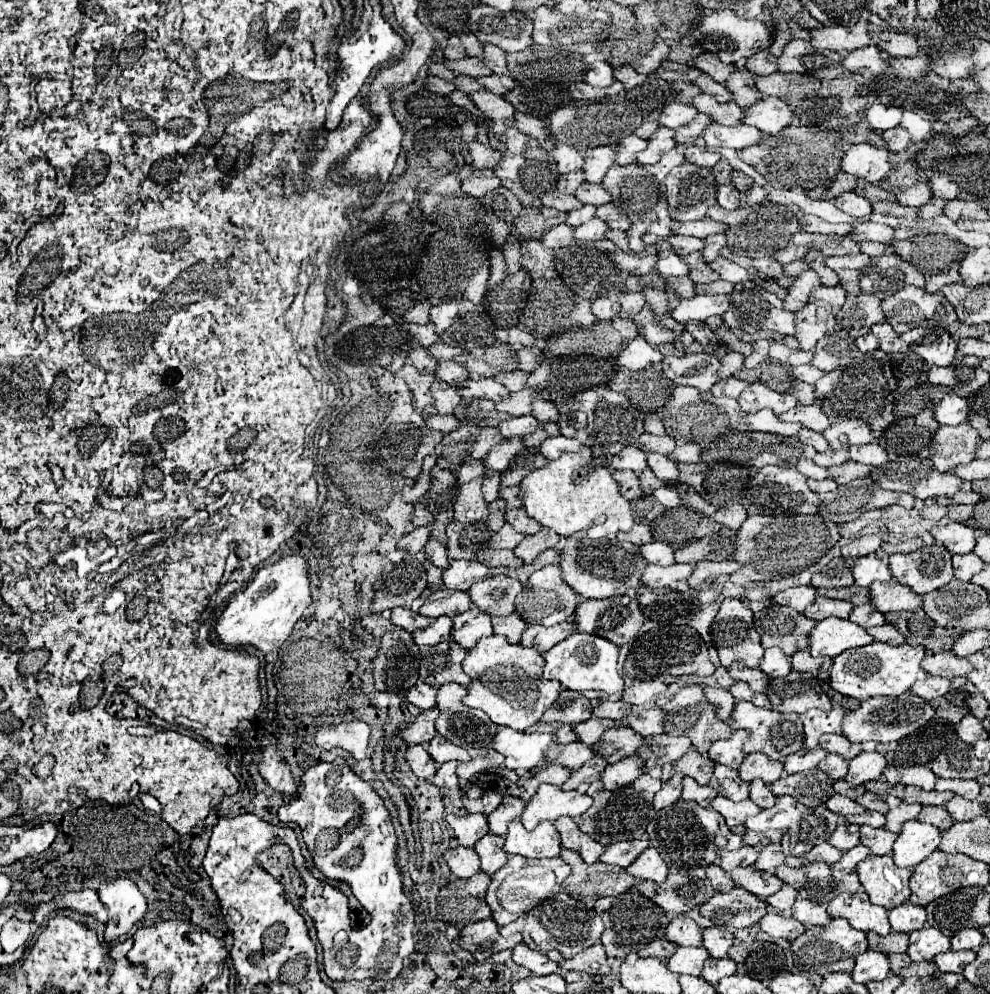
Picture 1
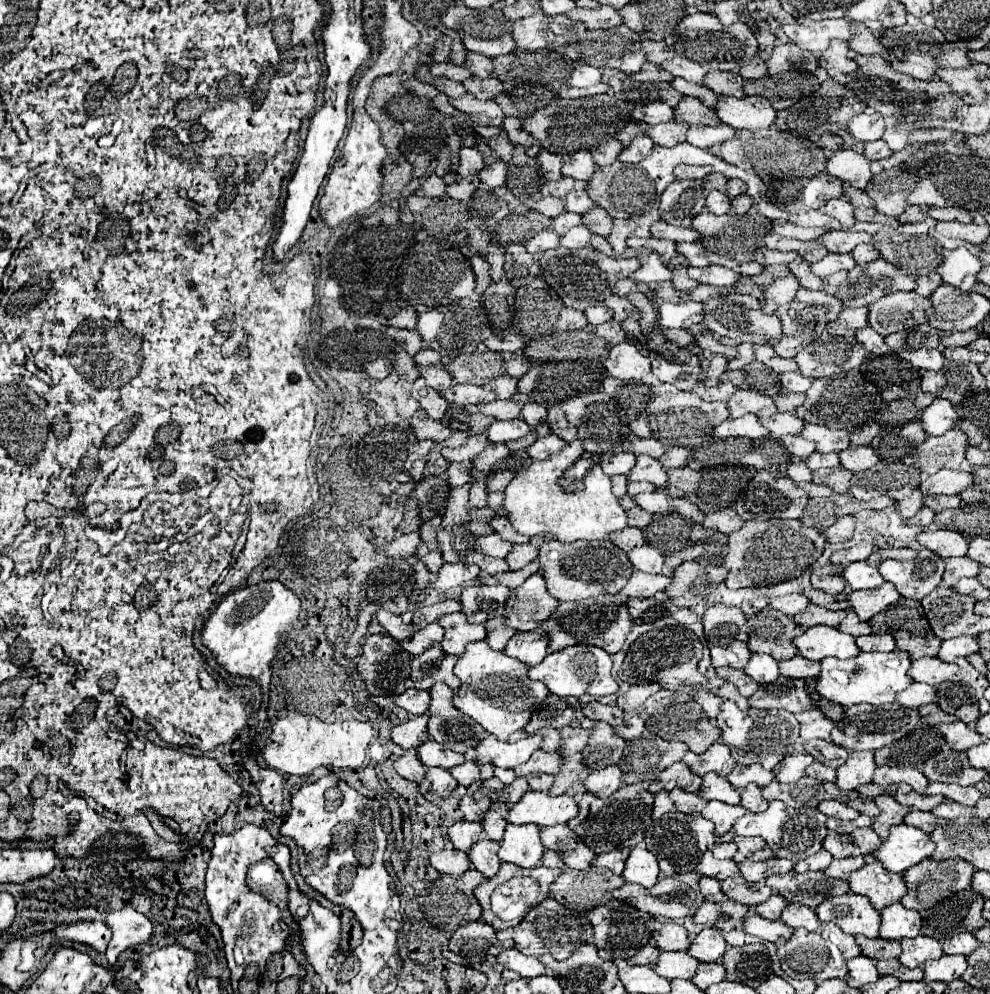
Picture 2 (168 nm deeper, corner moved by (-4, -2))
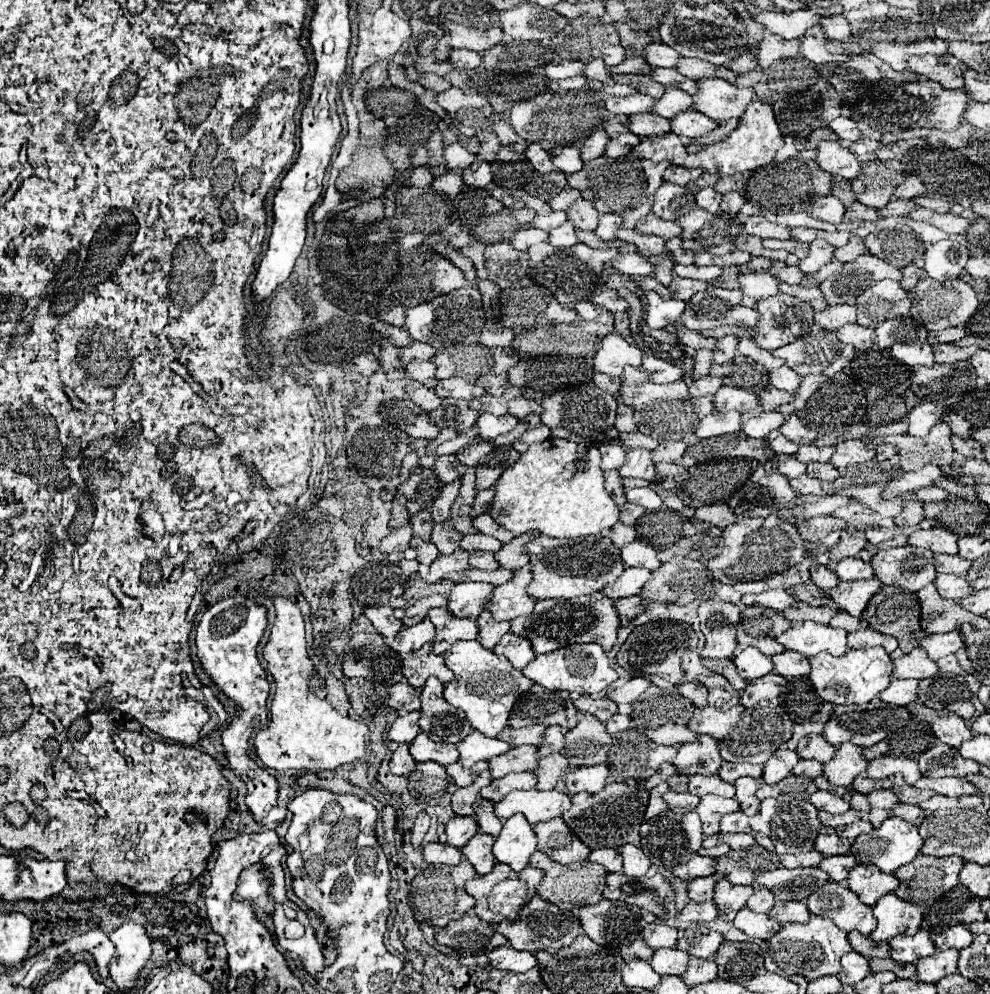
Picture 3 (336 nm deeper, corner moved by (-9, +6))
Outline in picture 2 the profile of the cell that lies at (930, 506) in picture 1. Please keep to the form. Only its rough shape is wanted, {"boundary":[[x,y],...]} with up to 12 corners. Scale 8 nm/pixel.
{"boundary":[[920,508],[908,524],[930,526],[934,520],[934,510]]}

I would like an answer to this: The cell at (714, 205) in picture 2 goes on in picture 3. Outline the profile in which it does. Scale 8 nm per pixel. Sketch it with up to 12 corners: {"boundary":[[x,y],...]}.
{"boundary":[[703,188],[695,194],[699,208],[711,214],[719,212],[723,194],[715,188]]}

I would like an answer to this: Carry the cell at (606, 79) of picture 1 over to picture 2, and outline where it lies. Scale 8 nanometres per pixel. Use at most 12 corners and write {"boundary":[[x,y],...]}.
{"boundary":[[578,66],[570,86],[594,86],[602,80],[598,68]]}

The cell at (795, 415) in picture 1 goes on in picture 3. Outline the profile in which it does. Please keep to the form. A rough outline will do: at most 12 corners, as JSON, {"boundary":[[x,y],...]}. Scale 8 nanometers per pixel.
{"boundary":[[753,410],[743,414],[749,438],[767,438],[787,418],[777,412]]}

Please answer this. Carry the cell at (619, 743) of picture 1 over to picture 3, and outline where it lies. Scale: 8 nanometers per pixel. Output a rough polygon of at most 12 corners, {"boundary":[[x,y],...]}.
{"boundary":[[593,714],[567,732],[573,766],[603,764],[613,736]]}

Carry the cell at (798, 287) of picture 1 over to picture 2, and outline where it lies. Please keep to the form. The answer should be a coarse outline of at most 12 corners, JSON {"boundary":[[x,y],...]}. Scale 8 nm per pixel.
{"boundary":[[792,274],[770,282],[764,312],[792,302],[800,284]]}

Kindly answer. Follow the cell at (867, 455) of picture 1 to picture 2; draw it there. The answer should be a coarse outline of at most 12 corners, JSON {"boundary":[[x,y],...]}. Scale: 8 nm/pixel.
{"boundary":[[870,446],[842,450],[842,468],[850,472],[872,468],[878,456]]}

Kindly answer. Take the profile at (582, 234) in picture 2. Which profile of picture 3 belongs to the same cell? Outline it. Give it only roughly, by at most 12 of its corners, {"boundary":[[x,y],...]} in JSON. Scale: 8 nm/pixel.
{"boundary":[[563,222],[549,232],[549,244],[569,248],[577,244],[577,228]]}

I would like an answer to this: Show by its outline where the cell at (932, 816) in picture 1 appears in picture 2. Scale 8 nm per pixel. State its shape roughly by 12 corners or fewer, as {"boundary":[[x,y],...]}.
{"boundary":[[932,812],[906,814],[904,824],[930,832],[940,824]]}

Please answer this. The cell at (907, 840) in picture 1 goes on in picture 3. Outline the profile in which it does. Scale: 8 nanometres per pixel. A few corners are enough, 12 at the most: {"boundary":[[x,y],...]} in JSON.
{"boundary":[[887,818],[857,836],[859,864],[895,872],[923,844],[913,824]]}

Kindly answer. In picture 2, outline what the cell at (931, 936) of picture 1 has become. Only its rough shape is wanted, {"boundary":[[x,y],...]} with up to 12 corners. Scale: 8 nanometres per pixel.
{"boundary":[[902,938],[900,964],[918,968],[942,956],[938,940]]}

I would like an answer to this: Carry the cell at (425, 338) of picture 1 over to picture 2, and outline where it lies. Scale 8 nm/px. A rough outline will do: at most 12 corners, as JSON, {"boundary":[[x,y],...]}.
{"boundary":[[388,328],[408,356],[424,348],[416,330]]}

